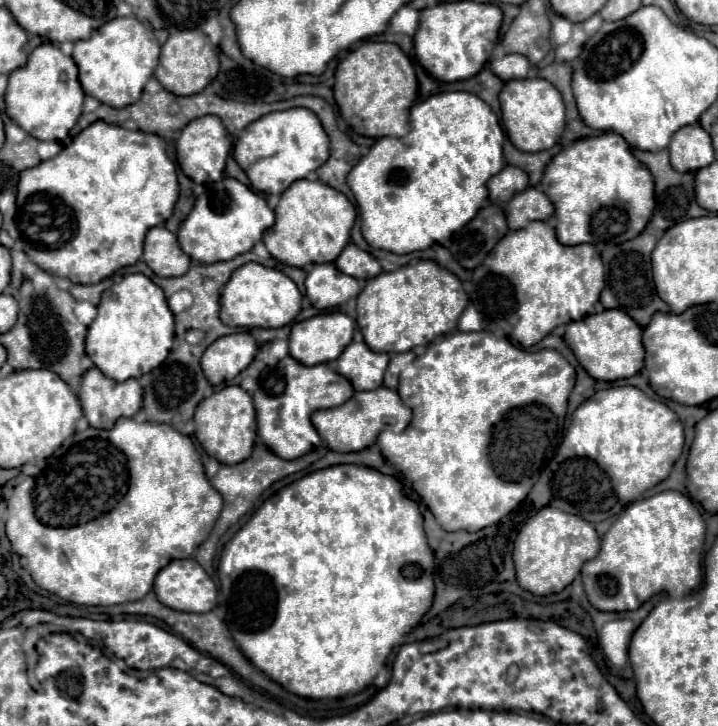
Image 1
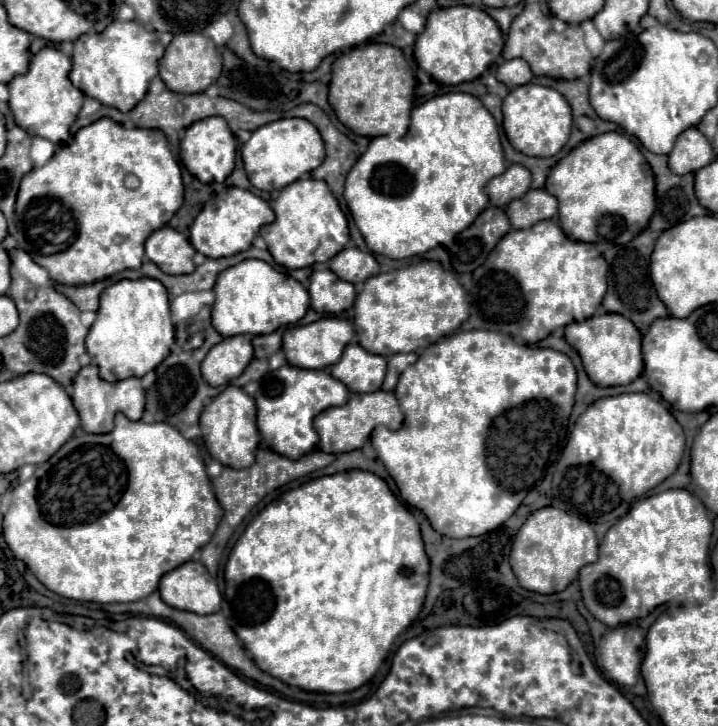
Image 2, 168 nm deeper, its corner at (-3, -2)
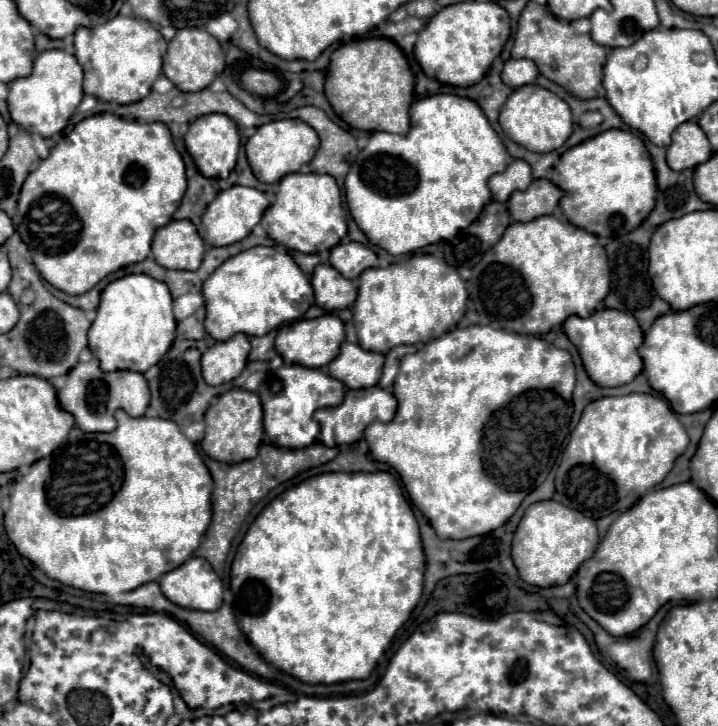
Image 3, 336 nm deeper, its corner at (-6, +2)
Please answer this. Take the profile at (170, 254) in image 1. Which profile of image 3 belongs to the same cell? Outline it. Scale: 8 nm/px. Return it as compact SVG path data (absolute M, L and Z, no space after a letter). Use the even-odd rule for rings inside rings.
M172 221L156 231L152 253L162 267L196 271L204 259L204 241L192 221Z

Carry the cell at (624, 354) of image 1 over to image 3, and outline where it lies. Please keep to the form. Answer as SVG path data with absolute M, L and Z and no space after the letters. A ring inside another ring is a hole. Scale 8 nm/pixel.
M602 309L586 319L568 317L564 321L564 333L578 347L588 377L600 387L626 385L642 371L638 355L638 347L642 343L642 329L630 313L618 309Z

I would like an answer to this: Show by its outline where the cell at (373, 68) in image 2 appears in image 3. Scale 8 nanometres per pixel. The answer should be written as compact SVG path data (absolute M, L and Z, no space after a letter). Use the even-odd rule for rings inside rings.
M355 38L340 45L330 57L324 93L336 115L354 129L404 135L410 127L408 109L414 99L414 75L400 47L388 38Z

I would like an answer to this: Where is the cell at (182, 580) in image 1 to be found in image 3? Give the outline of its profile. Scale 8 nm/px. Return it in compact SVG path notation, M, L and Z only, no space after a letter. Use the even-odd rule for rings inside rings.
M190 557L160 577L164 595L186 609L216 611L222 605L222 581L202 557Z

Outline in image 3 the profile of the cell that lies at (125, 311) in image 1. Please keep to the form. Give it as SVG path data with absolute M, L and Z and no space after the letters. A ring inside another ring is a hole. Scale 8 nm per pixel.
M126 275L106 285L100 297L98 315L88 331L88 347L100 361L102 371L140 371L156 365L170 349L176 333L172 297L164 283L150 275Z

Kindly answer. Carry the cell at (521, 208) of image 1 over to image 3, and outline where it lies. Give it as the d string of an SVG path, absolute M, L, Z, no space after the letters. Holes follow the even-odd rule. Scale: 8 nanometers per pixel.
M534 179L528 189L514 191L506 205L512 221L528 221L540 215L550 215L556 209L560 197L562 191L554 183L548 179Z

